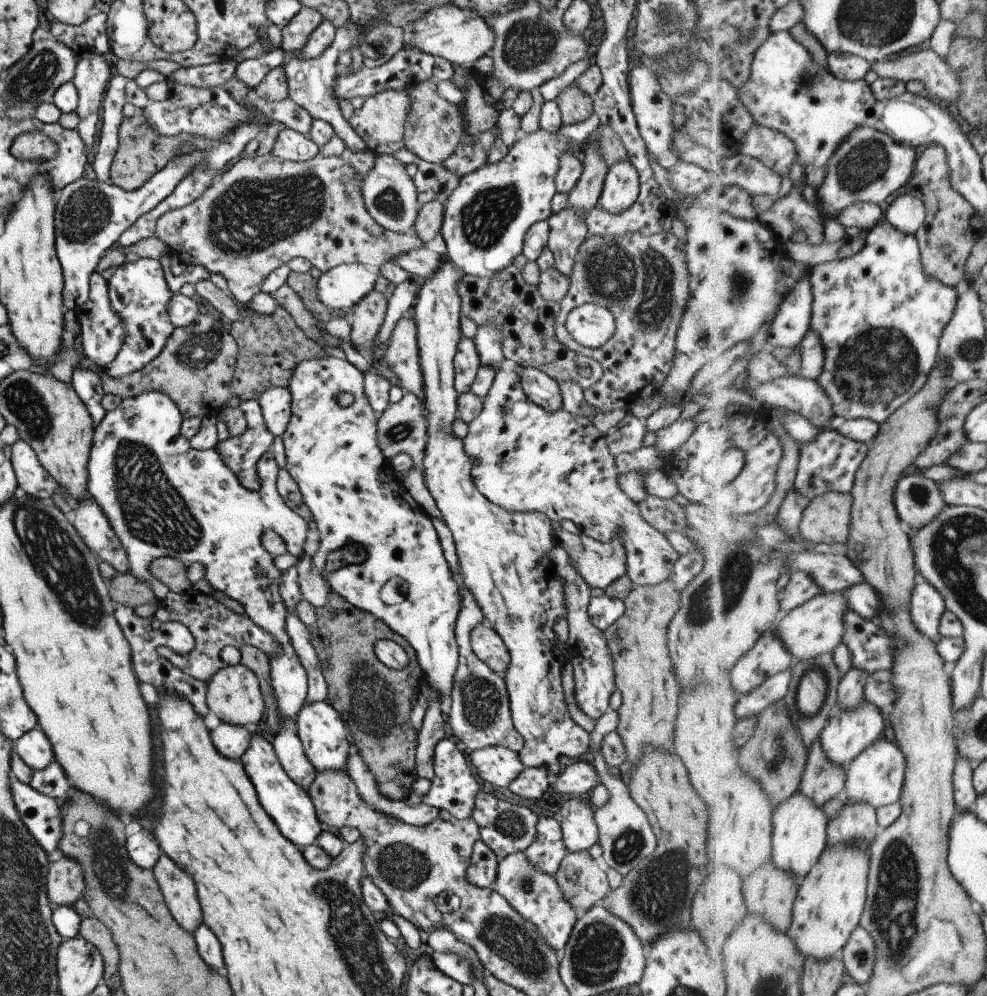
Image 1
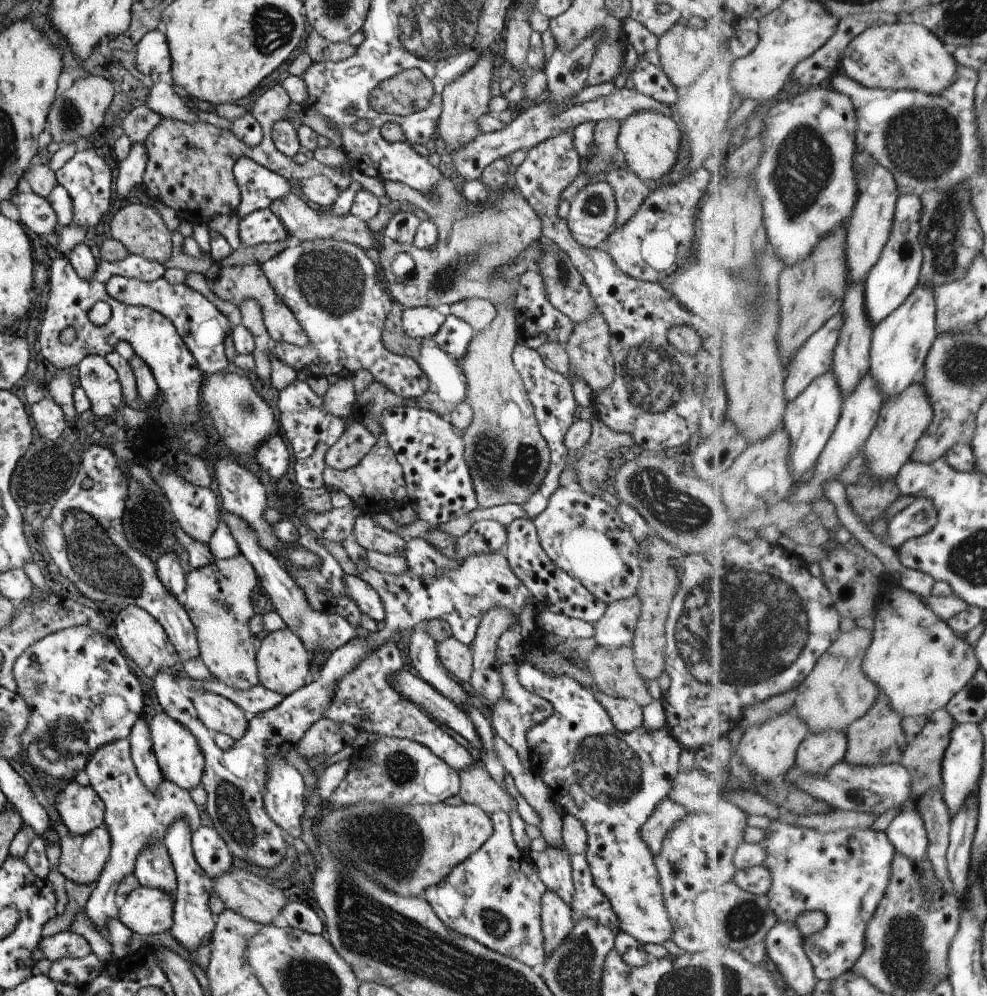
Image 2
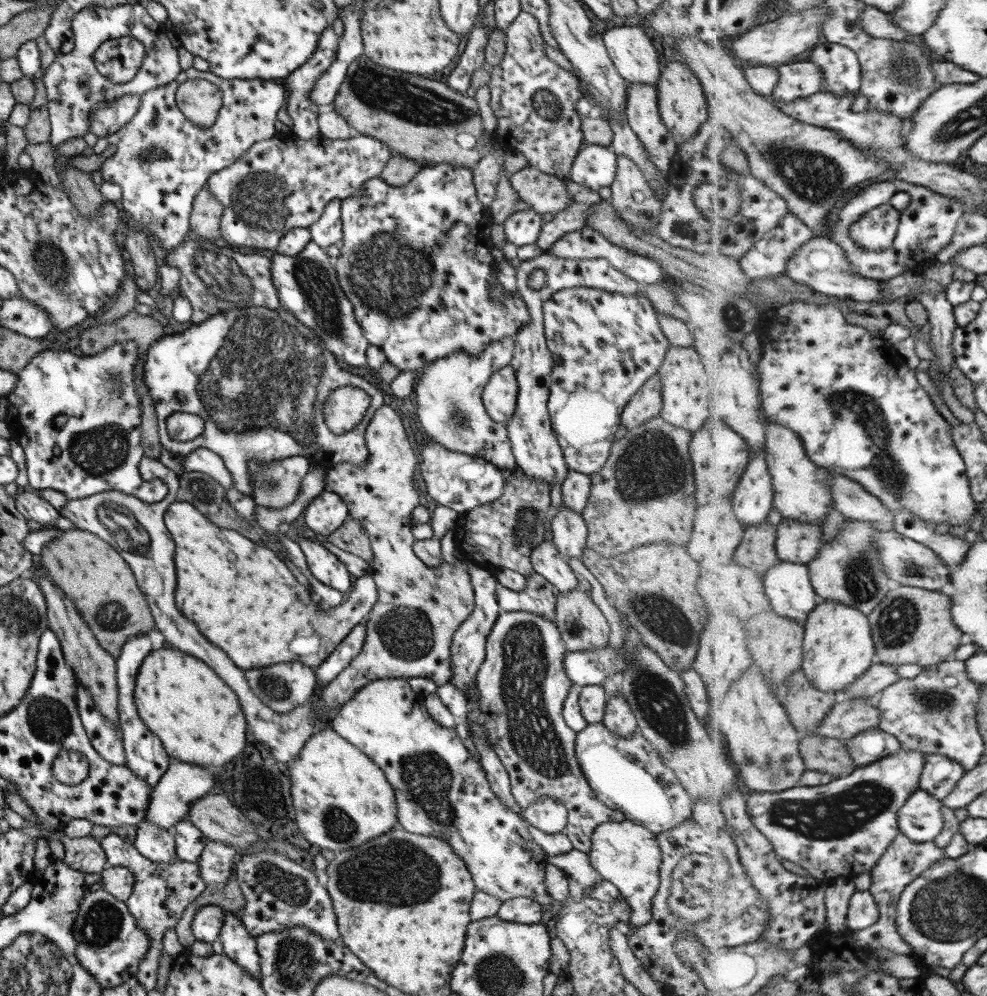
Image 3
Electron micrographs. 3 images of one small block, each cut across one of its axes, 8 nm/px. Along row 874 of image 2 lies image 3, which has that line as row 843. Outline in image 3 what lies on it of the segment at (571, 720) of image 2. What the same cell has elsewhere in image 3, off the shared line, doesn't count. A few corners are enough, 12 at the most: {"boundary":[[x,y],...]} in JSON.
{"boundary":[[603,822],[586,856],[628,904],[634,933],[651,916],[656,833]]}

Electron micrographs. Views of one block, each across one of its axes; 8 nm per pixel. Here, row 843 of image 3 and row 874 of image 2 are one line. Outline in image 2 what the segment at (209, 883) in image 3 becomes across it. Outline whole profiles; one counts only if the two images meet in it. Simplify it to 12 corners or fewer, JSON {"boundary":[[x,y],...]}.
{"boundary":[[214,828],[190,833],[194,860],[211,880],[233,868]]}

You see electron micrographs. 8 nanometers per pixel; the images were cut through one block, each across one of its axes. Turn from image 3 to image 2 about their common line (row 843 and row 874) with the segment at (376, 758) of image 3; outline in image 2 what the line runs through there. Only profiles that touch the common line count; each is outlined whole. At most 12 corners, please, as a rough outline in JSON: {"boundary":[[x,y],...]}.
{"boundary":[[492,834],[422,893],[444,927],[540,969],[547,889]]}

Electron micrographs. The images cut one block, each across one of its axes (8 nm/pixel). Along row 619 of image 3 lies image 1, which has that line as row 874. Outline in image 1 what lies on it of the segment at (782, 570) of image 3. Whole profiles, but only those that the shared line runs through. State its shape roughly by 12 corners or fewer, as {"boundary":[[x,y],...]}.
{"boundary":[[797,791],[775,809],[773,858],[802,881],[828,846],[830,819]]}

